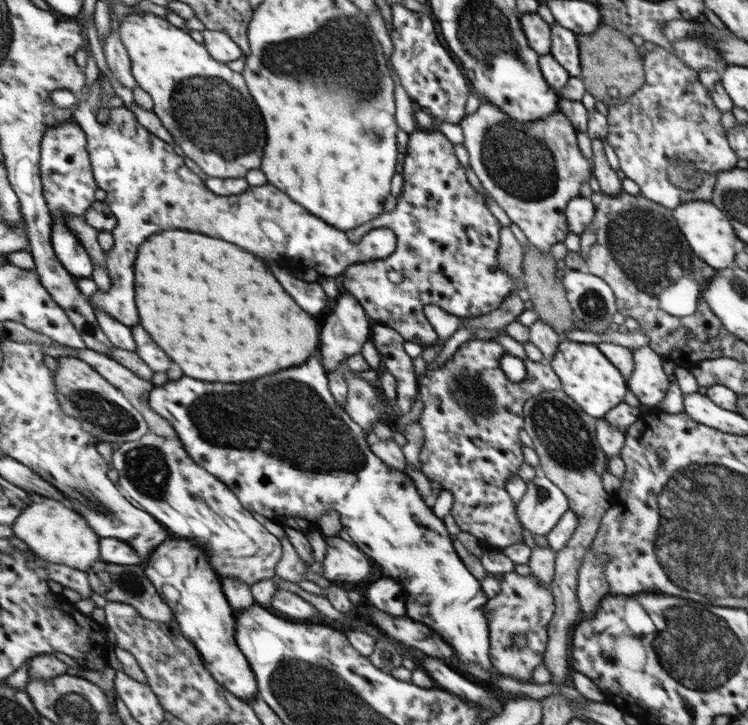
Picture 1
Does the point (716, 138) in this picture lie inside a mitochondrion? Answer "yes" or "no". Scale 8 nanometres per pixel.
no

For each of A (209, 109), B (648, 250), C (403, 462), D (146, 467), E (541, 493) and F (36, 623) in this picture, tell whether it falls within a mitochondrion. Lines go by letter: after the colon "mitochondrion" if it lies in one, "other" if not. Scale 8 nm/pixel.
A: mitochondrion
B: mitochondrion
C: other
D: mitochondrion
E: mitochondrion
F: other

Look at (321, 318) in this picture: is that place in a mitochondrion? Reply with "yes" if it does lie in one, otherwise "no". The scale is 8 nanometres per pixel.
no

